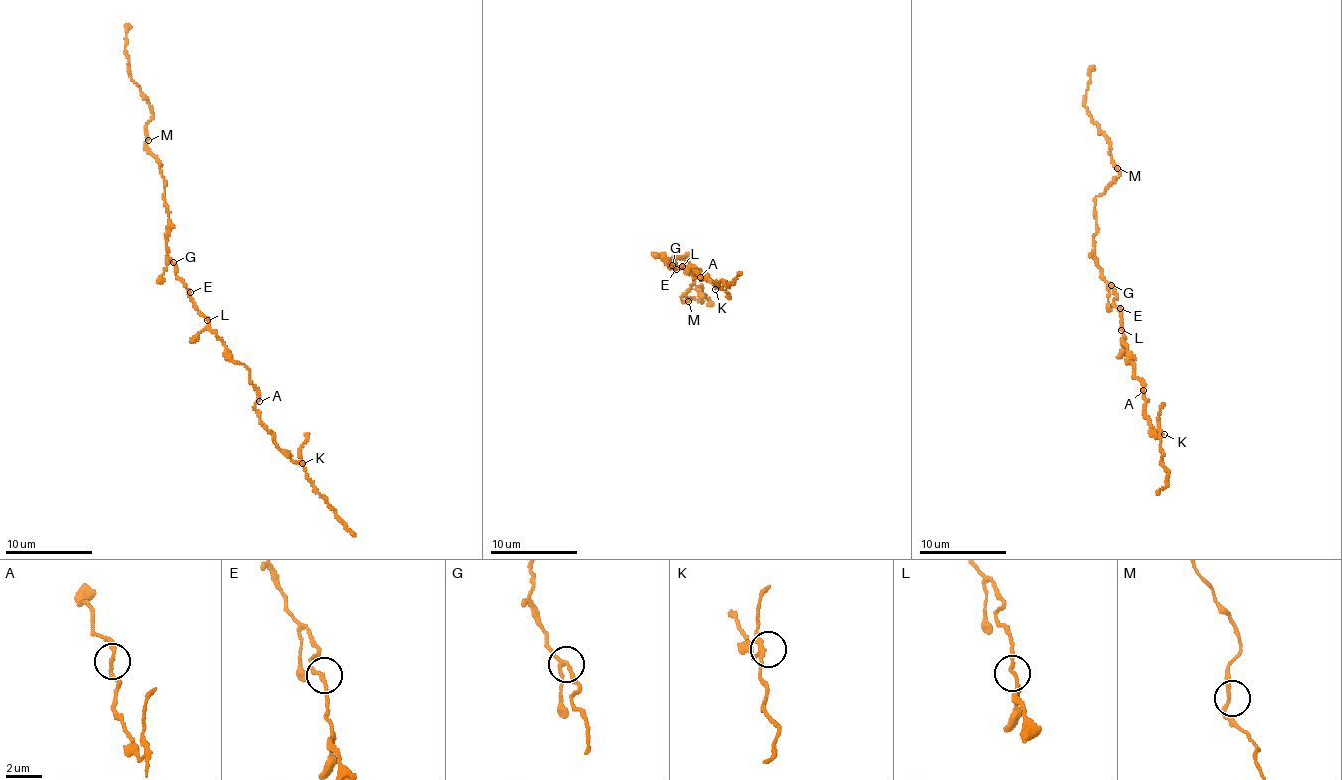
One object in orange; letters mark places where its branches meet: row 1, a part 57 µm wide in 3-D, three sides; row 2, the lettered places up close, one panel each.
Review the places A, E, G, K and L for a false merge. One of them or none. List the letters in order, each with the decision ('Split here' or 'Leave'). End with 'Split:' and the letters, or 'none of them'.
A: Leave
E: Leave
G: Leave
K: Leave
L: Leave
Split: none of them

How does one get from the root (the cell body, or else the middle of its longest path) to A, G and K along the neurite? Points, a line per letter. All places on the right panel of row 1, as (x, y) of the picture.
A: (1118, 309), (1122, 339), (1128, 347), (1126, 359), (1135, 366), (1135, 376), (1142, 383), (1143, 390)
G: (1118, 309), (1113, 302), (1117, 297), (1115, 289), (1111, 286)
K: (1118, 309), (1126, 359), (1144, 387), (1145, 414), (1153, 433), (1164, 434)

